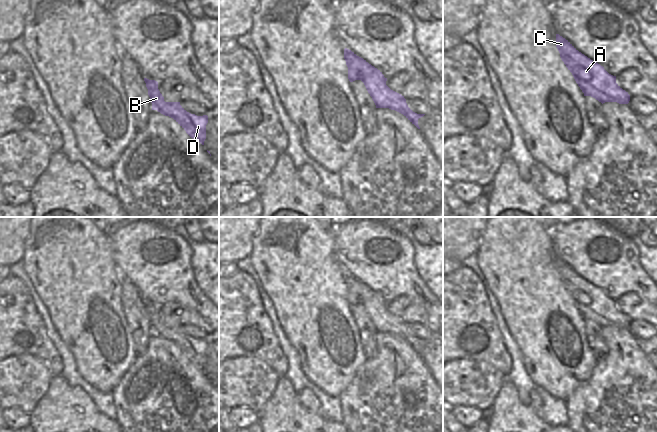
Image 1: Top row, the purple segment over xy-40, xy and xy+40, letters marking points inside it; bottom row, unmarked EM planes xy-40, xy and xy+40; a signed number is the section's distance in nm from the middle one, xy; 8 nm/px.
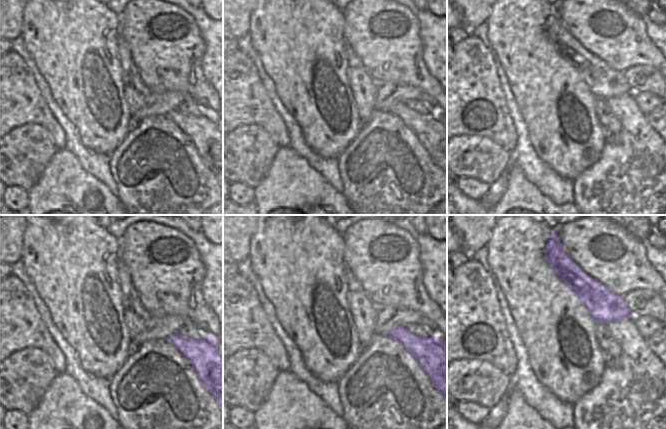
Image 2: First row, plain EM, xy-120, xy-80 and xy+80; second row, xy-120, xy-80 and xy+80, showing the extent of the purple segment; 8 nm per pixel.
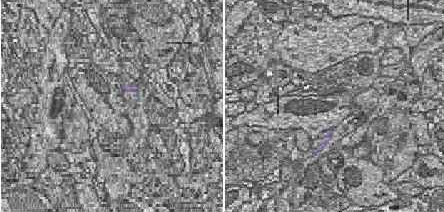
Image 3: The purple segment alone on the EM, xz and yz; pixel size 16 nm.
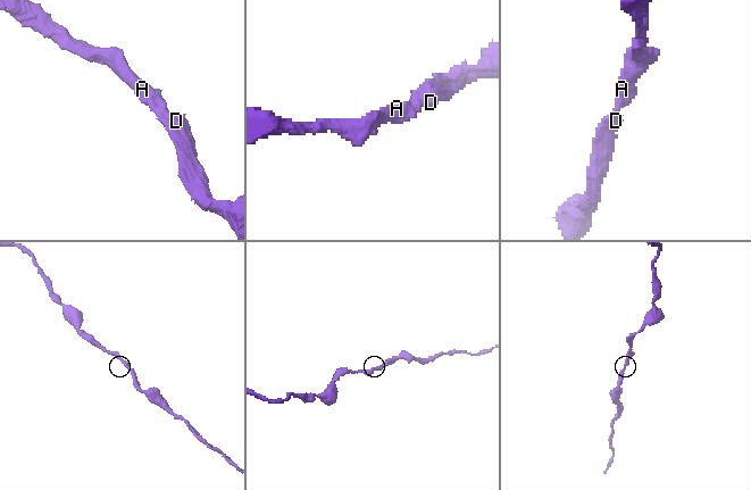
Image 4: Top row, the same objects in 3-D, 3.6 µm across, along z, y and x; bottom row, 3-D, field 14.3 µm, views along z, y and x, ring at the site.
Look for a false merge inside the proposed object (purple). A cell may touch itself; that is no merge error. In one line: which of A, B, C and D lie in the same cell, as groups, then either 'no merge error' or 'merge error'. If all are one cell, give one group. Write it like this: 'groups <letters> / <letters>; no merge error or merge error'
groups A B C D; no merge error

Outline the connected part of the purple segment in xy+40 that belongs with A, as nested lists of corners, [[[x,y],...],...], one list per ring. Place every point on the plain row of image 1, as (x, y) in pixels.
[[[556,258],[556,271],[568,294],[584,317],[601,326],[628,328],[630,319],[616,307],[616,300],[579,276],[568,264]]]

